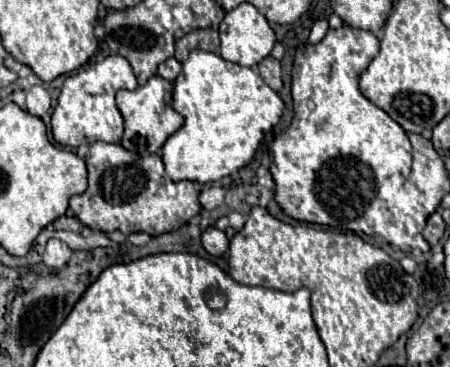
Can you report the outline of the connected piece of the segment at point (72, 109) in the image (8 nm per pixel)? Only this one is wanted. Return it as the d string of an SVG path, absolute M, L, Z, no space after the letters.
M110 55L104 61L82 67L76 73L72 73L60 91L56 109L52 113L52 135L56 143L78 147L82 143L94 143L94 141L108 141L118 143L124 131L124 119L116 107L114 95L118 89L136 89L138 81L130 69L130 63L122 55Z

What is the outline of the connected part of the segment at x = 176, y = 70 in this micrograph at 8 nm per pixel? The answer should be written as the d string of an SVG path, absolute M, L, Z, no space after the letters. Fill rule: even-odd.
M174 57L166 59L166 61L158 67L158 75L164 77L164 79L168 79L168 81L174 81L174 79L180 75L180 71L182 71L182 65L180 65Z

